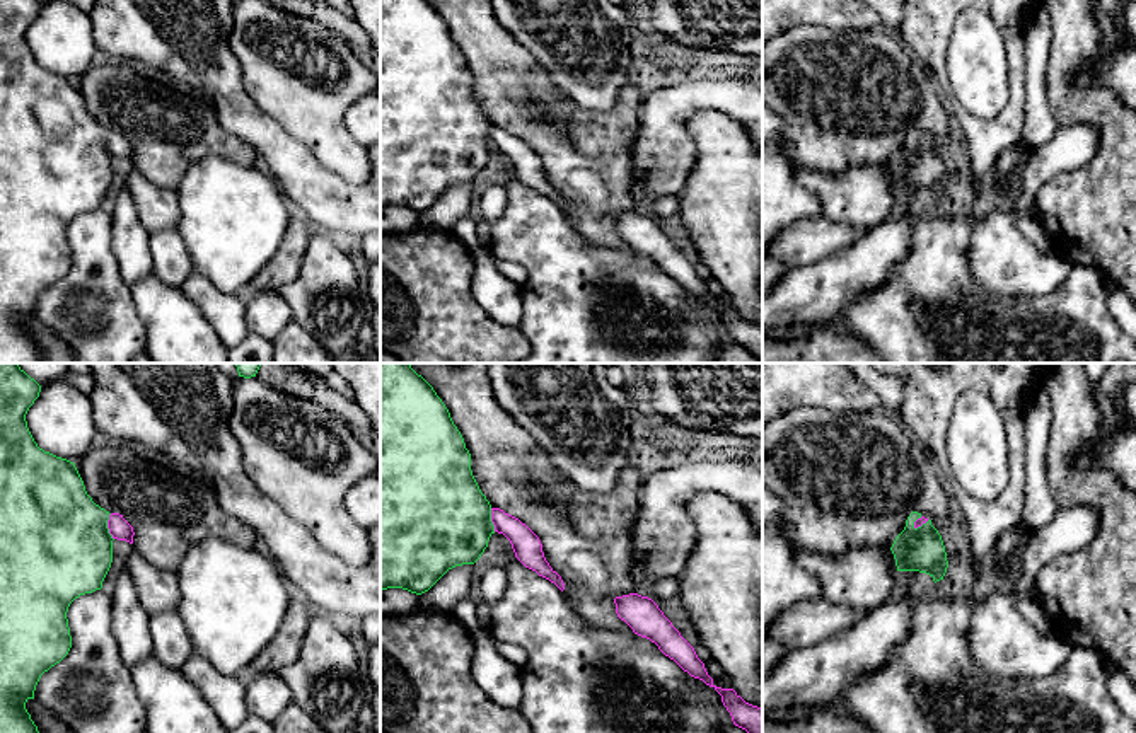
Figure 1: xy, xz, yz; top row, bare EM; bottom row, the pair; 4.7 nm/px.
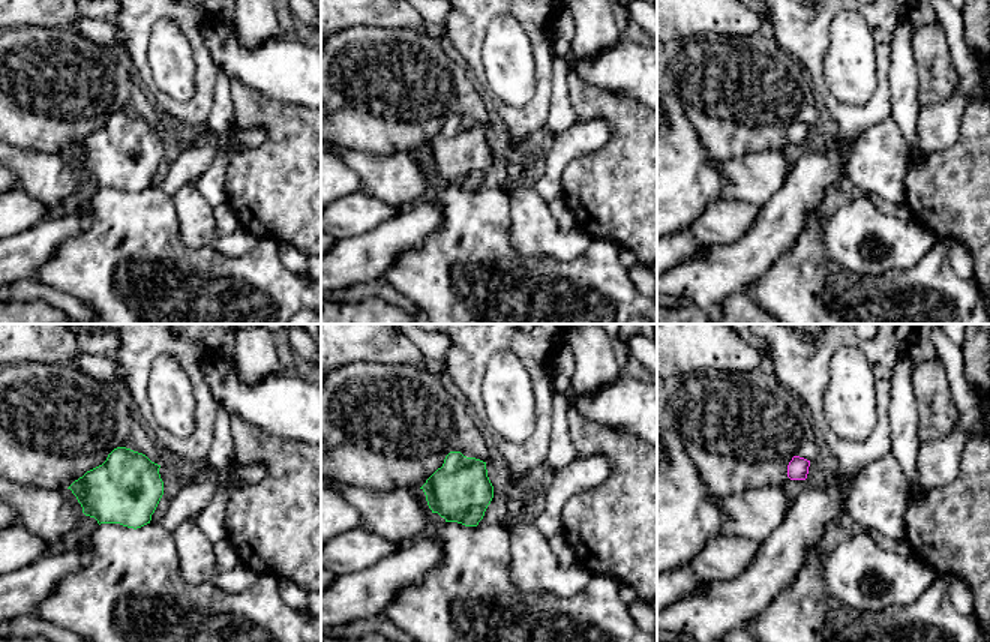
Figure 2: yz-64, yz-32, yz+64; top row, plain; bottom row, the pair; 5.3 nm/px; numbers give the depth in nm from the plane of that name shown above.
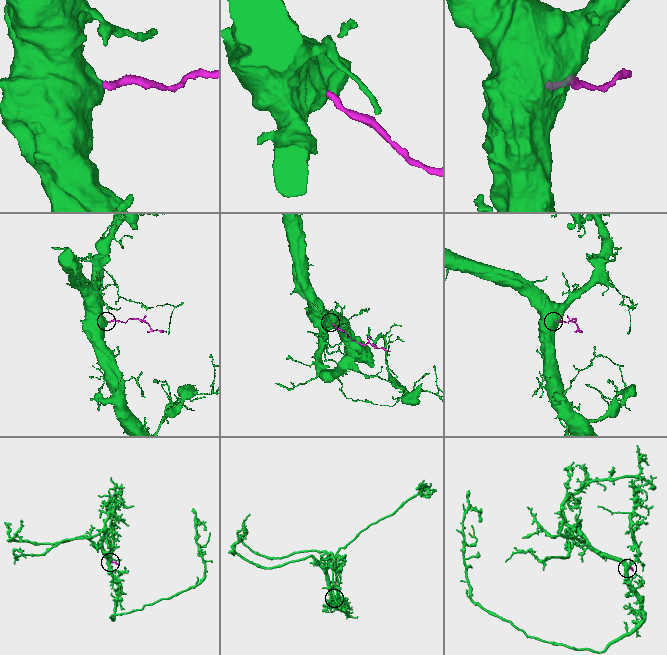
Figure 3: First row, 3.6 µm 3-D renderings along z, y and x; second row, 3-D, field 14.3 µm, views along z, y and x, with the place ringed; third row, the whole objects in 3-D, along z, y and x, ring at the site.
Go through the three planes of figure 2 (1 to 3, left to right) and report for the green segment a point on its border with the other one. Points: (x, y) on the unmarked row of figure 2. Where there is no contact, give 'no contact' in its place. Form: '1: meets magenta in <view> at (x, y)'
1: no contact
2: no contact
3: no contact

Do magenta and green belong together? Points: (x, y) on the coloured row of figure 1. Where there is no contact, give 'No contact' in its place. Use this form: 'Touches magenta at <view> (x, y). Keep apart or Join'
Touches magenta at xy (108, 527). Join

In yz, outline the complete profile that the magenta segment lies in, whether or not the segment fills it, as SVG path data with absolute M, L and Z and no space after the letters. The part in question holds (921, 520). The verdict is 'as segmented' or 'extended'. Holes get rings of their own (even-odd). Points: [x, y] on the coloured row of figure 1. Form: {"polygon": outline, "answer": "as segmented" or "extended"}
{"polygon": "M913 511L904 530L895 537L890 547L897 571L919 571L933 578L943 580L948 561L942 535L931 525L931 520Z", "answer": "extended"}

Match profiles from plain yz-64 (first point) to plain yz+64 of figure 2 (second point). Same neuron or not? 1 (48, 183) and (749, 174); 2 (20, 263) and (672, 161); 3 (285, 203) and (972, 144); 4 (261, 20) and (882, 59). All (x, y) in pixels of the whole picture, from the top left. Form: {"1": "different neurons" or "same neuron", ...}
{"1": "same neuron", "2": "different neurons", "3": "same neuron", "4": "different neurons"}

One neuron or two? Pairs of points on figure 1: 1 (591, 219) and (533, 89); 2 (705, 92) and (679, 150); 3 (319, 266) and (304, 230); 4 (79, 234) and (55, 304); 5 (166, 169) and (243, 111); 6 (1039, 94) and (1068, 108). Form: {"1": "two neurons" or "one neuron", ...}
{"1": "one neuron", "2": "one neuron", "3": "two neurons", "4": "one neuron", "5": "two neurons", "6": "two neurons"}

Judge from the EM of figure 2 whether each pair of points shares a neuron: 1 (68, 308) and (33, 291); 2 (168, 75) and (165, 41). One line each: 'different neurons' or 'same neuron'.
1: same neuron
2: same neuron

